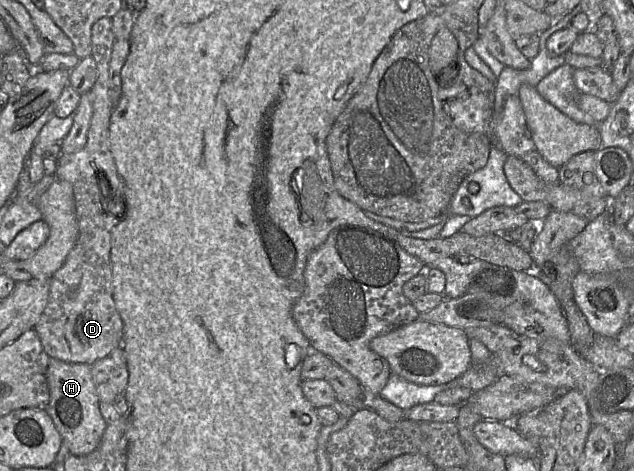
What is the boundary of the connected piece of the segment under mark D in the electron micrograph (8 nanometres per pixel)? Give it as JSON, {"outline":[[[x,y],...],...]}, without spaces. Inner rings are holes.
{"outline":[[[103,17],[99,19],[97,22],[94,23],[92,26],[92,34],[91,34],[91,41],[92,41],[92,54],[91,56],[94,58],[97,68],[98,68],[98,76],[96,82],[92,89],[90,90],[90,99],[92,102],[93,107],[93,114],[91,118],[90,127],[87,133],[87,140],[84,147],[77,151],[76,153],[72,154],[61,154],[59,159],[57,160],[57,171],[56,171],[56,178],[65,180],[69,182],[73,187],[73,194],[74,194],[74,203],[75,203],[75,213],[76,219],[78,223],[78,238],[75,243],[75,246],[68,254],[64,264],[60,269],[58,269],[50,278],[50,290],[49,290],[49,297],[48,302],[43,310],[38,322],[34,326],[34,330],[37,332],[38,337],[41,341],[41,344],[50,358],[56,358],[68,363],[83,363],[92,366],[97,360],[102,359],[104,357],[110,356],[112,351],[122,346],[123,343],[123,321],[122,318],[116,308],[116,304],[113,298],[113,288],[112,288],[112,268],[111,268],[111,260],[110,260],[110,253],[111,253],[111,238],[112,238],[112,229],[114,226],[118,224],[121,220],[121,213],[120,213],[120,205],[119,208],[114,208],[113,205],[113,189],[114,187],[114,173],[118,176],[118,171],[116,167],[116,163],[114,157],[111,152],[111,145],[110,145],[110,120],[111,114],[113,111],[113,103],[111,102],[110,95],[108,93],[108,79],[109,79],[109,65],[111,60],[112,48],[113,43],[115,41],[115,36],[112,31],[112,18]]]}

